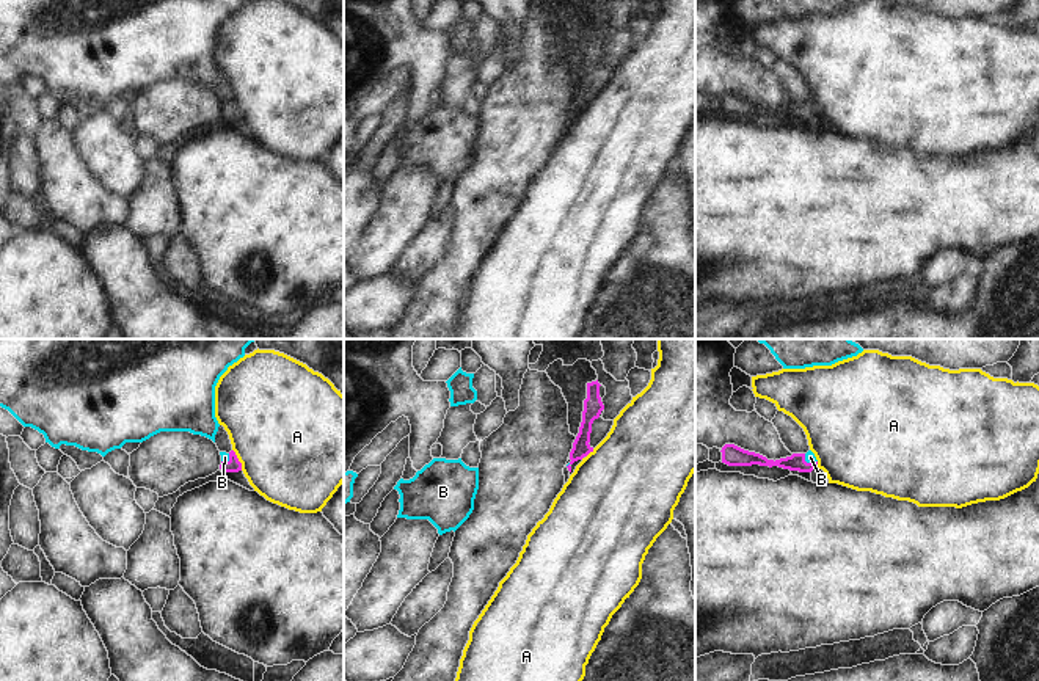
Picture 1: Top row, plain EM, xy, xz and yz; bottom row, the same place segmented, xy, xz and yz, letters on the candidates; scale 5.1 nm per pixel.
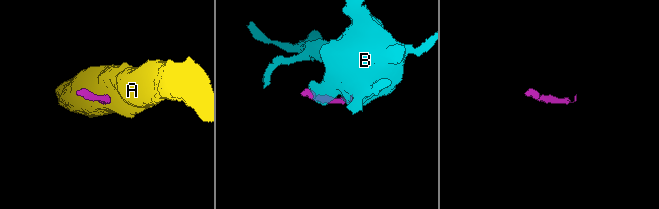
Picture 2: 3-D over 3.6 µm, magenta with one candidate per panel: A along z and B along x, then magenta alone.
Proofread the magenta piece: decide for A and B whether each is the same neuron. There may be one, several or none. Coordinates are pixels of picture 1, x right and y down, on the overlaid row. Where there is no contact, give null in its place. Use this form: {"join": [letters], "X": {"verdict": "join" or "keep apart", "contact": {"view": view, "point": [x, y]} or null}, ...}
{"join": ["B"], "A": {"verdict": "keep apart", "contact": {"view": "xy", "point": [237, 460]}}, "B": {"verdict": "join", "contact": {"view": "yz", "point": [809, 463]}}}

